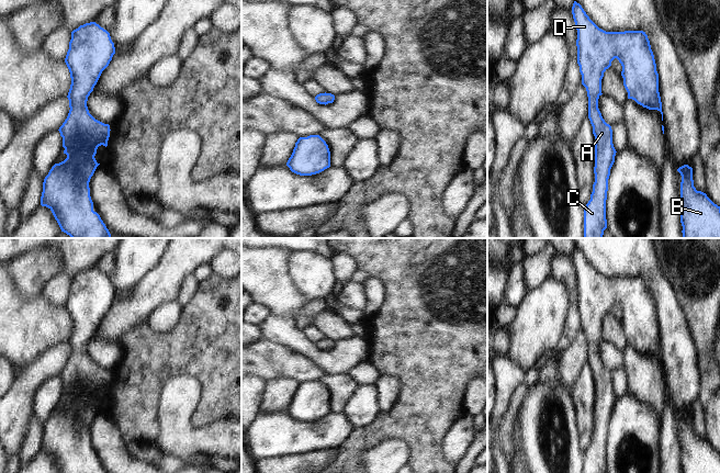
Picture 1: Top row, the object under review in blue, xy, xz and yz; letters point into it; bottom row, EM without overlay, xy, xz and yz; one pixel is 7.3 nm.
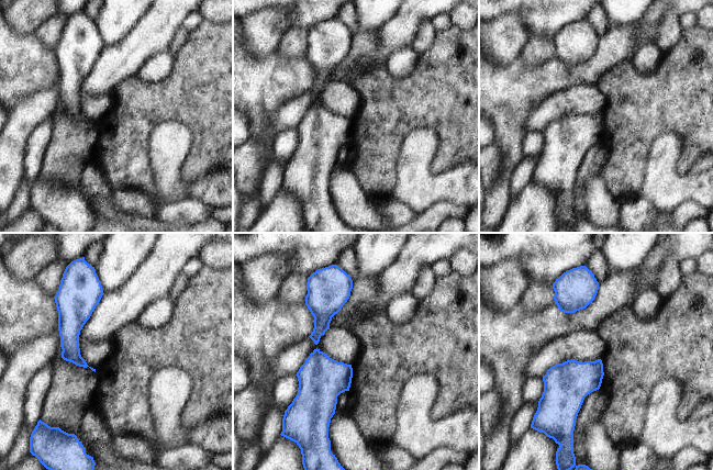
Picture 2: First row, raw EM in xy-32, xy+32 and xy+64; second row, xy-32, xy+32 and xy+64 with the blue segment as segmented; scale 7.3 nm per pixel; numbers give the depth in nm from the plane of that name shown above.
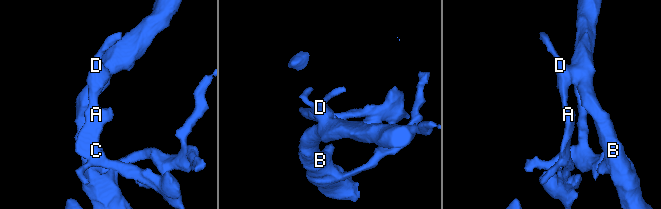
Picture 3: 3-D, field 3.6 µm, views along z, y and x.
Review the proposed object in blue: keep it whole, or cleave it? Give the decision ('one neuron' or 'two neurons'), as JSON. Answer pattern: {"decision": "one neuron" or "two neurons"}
{"decision": "one neuron"}

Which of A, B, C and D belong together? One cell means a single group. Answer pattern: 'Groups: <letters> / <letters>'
Groups: A B C D.

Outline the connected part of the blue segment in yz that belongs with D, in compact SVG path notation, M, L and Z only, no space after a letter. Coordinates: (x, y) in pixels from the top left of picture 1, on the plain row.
M574 247L574 249L573 249L572 260L573 260L573 264L574 264L574 268L575 268L575 273L577 275L577 285L576 285L577 309L580 312L580 318L582 320L582 330L586 334L586 337L587 337L587 342L588 342L588 364L589 364L590 370L593 372L593 380L595 382L595 413L594 413L595 428L593 430L593 438L590 440L590 446L588 447L588 449L586 450L585 455L584 455L584 473L607 473L606 446L607 446L607 437L608 437L608 425L609 425L609 421L610 421L610 415L611 415L611 413L612 413L612 410L615 408L615 402L616 402L617 397L616 397L616 395L614 393L614 390L612 390L612 375L611 375L611 372L605 368L605 365L601 362L601 359L600 359L600 357L598 354L598 345L603 340L601 339L601 325L604 323L604 318L611 312L611 307L615 304L617 304L619 306L619 308L621 309L621 312L622 312L621 322L623 324L623 331L625 331L625 334L626 334L626 336L628 338L628 345L634 346L638 350L640 350L643 353L646 353L649 356L657 356L657 357L660 357L661 360L662 360L662 367L663 367L662 348L661 348L661 342L660 342L660 338L659 338L659 319L656 317L656 309L655 309L653 297L651 295L650 286L649 286L648 281L645 280L645 278L643 278L643 277L606 278L606 277L599 274L589 264L589 262L586 260L586 258L582 254L582 251L580 249L577 249L576 247Z

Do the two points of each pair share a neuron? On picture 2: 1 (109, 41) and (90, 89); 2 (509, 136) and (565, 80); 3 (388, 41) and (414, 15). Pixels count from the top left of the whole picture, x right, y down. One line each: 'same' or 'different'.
1: different
2: same
3: same

